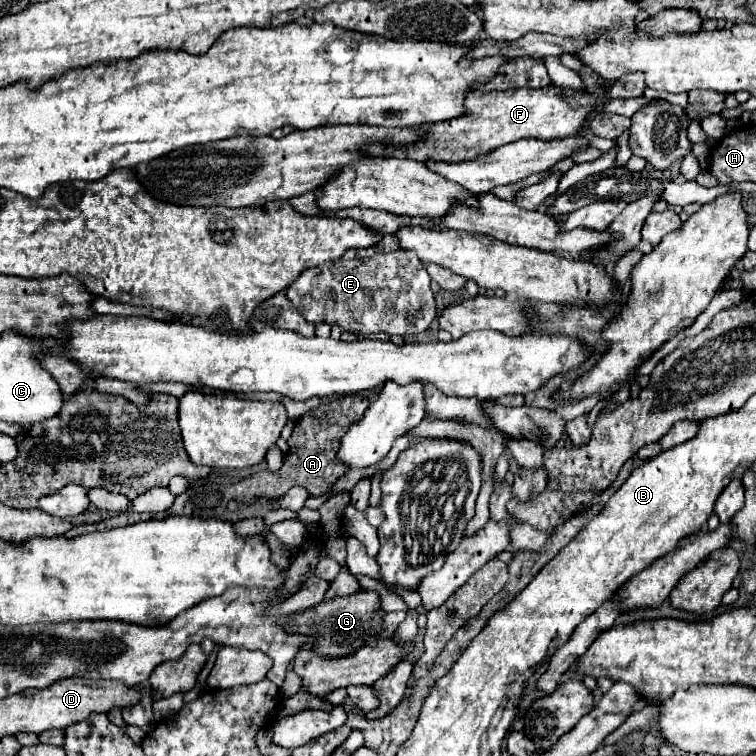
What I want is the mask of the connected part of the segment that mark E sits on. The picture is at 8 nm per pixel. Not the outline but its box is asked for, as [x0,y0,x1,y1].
[288,251,436,337]

